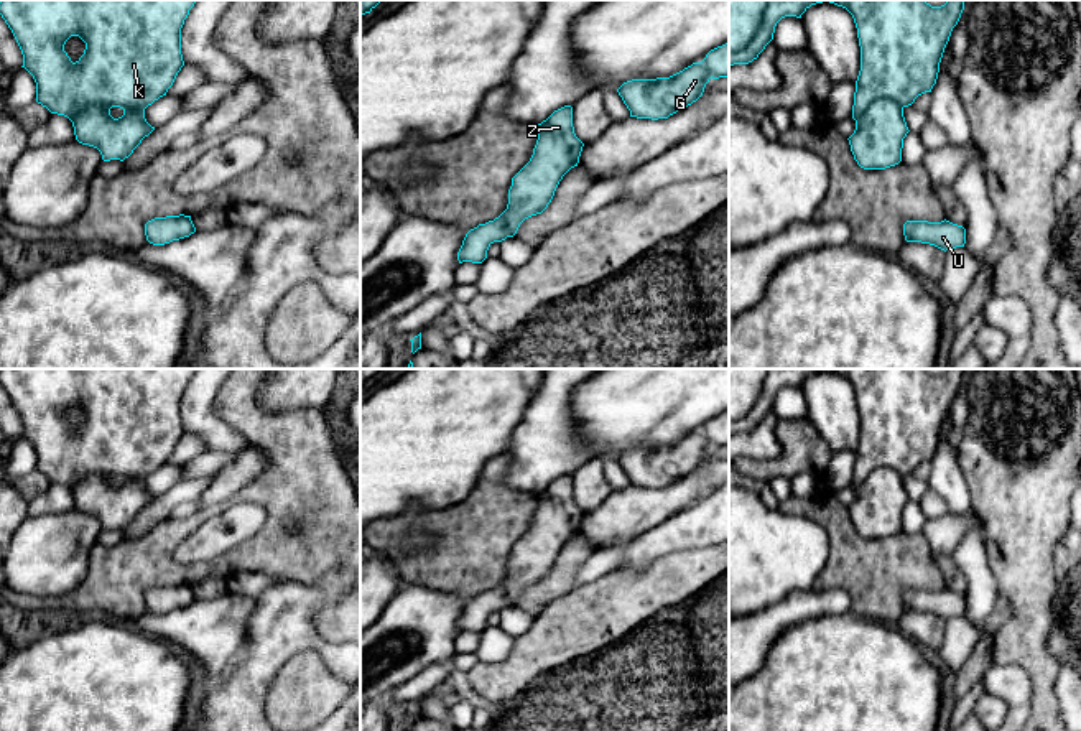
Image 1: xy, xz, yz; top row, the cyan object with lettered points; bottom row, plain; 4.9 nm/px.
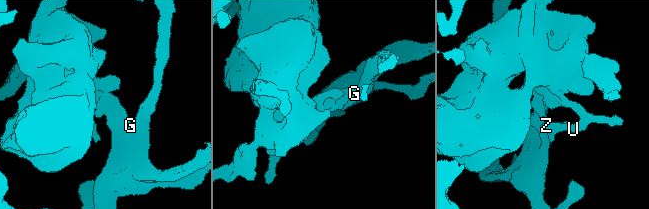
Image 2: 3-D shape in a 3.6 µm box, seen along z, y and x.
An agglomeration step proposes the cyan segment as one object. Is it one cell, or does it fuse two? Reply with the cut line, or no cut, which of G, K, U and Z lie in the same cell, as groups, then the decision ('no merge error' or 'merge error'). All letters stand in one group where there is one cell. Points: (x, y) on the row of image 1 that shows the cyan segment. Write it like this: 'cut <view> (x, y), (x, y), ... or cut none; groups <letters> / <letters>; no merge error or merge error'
cut none; groups G K U Z; no merge error

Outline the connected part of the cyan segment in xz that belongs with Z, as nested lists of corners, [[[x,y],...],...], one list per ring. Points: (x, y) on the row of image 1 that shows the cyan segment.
[[[571,105],[554,110],[536,127],[533,155],[512,178],[507,209],[466,234],[457,252],[459,263],[482,263],[494,242],[513,237],[525,219],[548,207],[563,176],[578,166],[584,143],[574,133]]]

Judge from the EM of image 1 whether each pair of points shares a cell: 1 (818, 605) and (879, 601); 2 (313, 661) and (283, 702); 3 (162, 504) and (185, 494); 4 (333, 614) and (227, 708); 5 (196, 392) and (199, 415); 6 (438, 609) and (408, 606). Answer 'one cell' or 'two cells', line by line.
1: two cells
2: one cell
3: one cell
4: two cells
5: one cell
6: one cell

